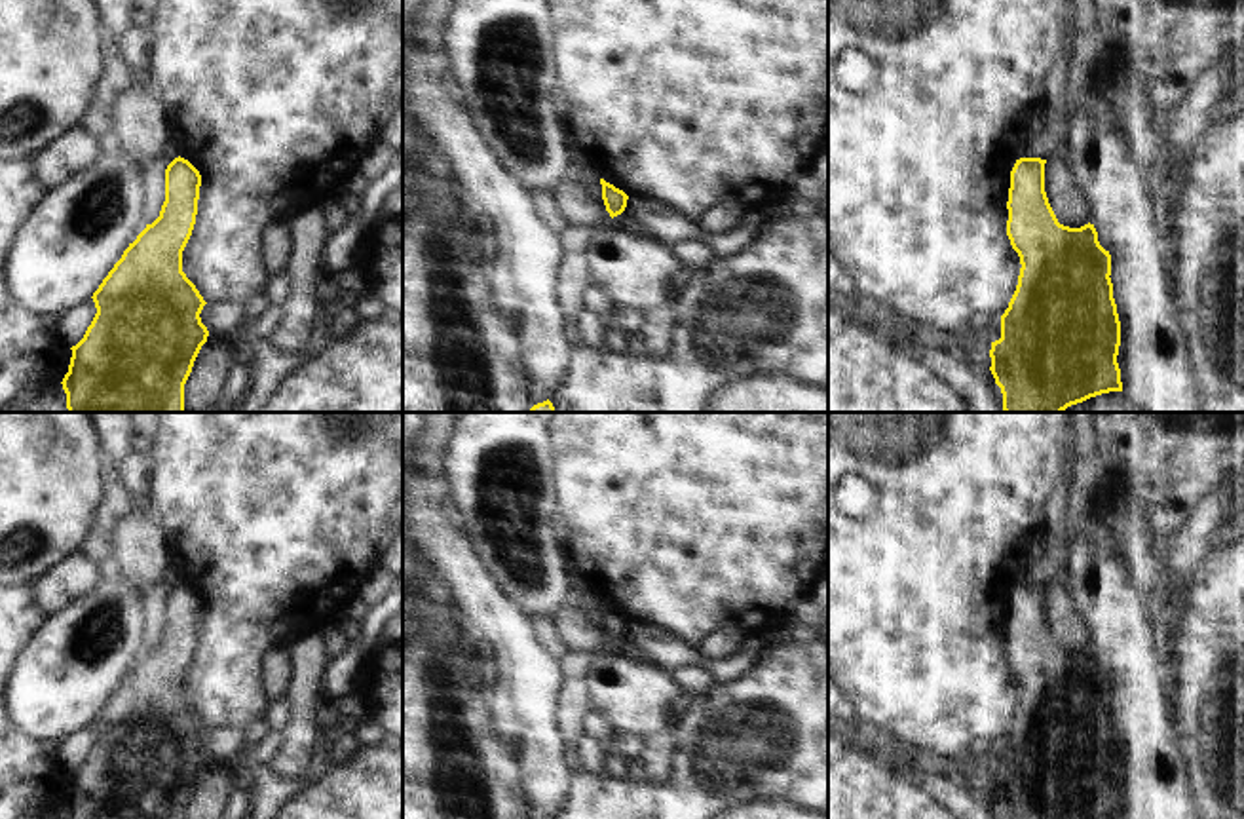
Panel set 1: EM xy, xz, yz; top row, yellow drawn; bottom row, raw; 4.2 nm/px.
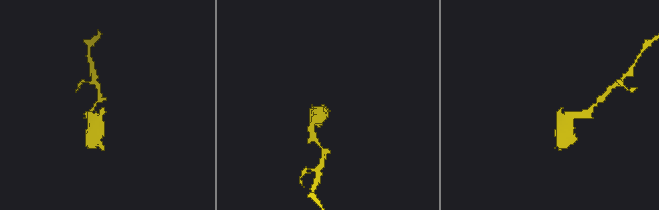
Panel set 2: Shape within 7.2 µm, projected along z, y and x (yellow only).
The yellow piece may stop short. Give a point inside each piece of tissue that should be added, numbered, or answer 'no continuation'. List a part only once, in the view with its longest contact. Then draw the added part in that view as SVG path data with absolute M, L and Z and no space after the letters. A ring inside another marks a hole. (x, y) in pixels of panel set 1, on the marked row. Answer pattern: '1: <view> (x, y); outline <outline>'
no continuation

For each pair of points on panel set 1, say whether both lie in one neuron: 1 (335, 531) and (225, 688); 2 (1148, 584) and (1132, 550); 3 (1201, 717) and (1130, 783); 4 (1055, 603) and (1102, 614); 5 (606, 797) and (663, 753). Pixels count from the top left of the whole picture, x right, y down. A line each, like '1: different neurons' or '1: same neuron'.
1: same neuron
2: same neuron
3: different neurons
4: different neurons
5: different neurons

